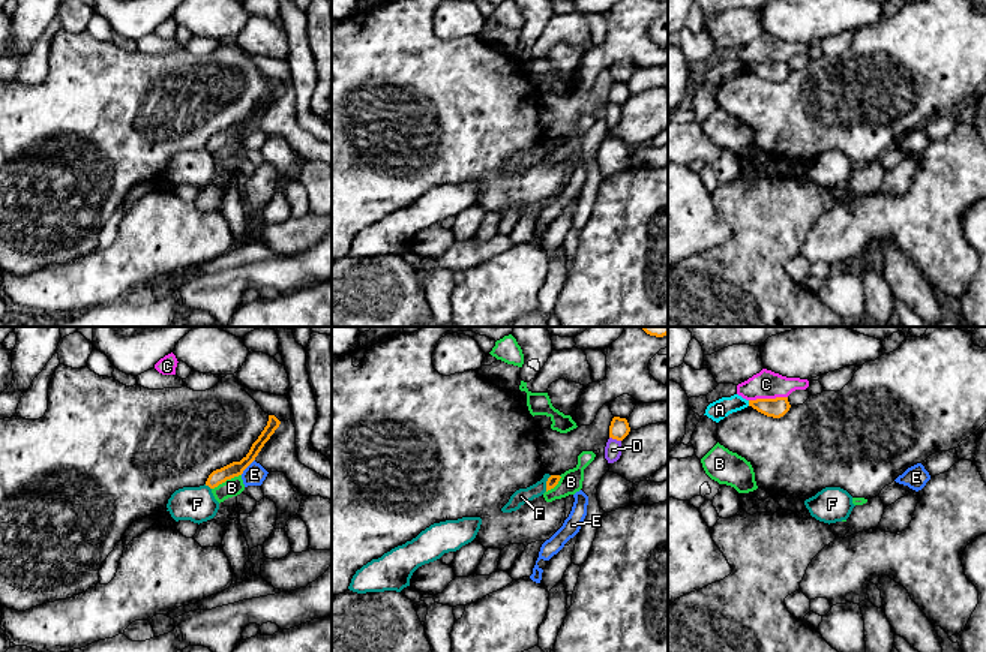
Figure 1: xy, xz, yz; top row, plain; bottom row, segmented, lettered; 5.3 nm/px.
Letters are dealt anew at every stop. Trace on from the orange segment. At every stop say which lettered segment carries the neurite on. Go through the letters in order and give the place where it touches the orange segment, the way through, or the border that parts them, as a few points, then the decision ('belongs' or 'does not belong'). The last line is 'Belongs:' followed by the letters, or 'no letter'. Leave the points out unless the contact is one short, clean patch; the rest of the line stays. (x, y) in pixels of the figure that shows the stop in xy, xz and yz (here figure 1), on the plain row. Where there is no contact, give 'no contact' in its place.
A: contact yz (749, 68); border yz (748, 65), (749, 69); does not belong
B: contact xy (225, 144); does not belong
C: contact yz (767, 63); border yz (787, 60), (749, 65); does not belong
D: contact xz (616, 102); border xz (610, 101), (620, 105); does not belong
E: contact xy (248, 129); does not belong
F: contact xz (547, 147); border xz (551, 140), (545, 155); does not belong
Belongs: no letter

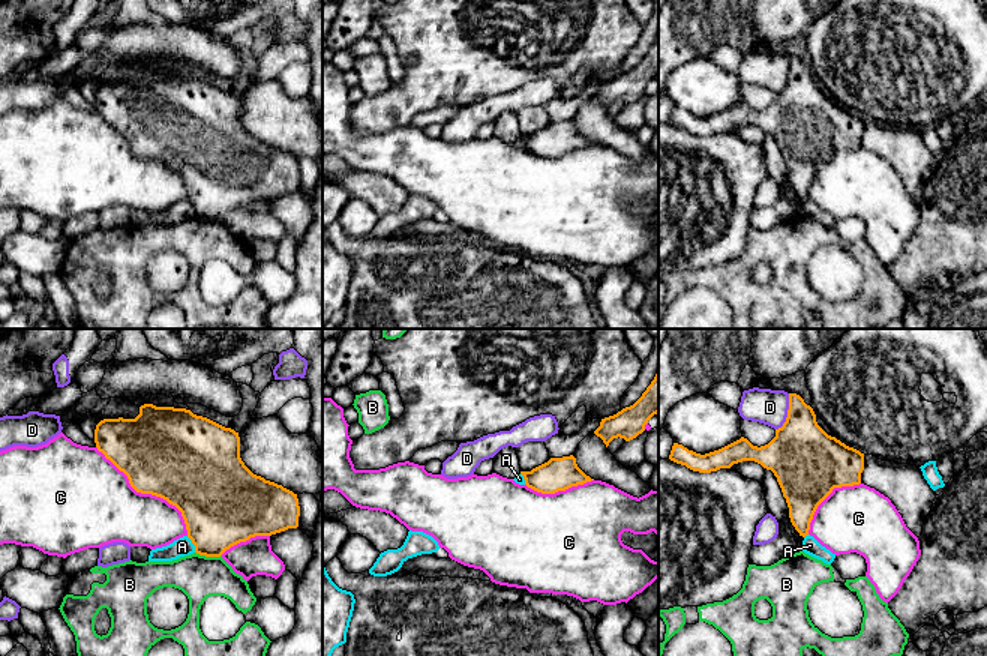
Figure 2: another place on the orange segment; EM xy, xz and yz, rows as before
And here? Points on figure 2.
A: contact xy (192, 206); border xy (186, 200), (195, 215); does not belong
B: contact xy (209, 219); does not belong
C: contact xy (147, 156); does not belong
D: contact yz (788, 77); does not belong
Belongs: no letter

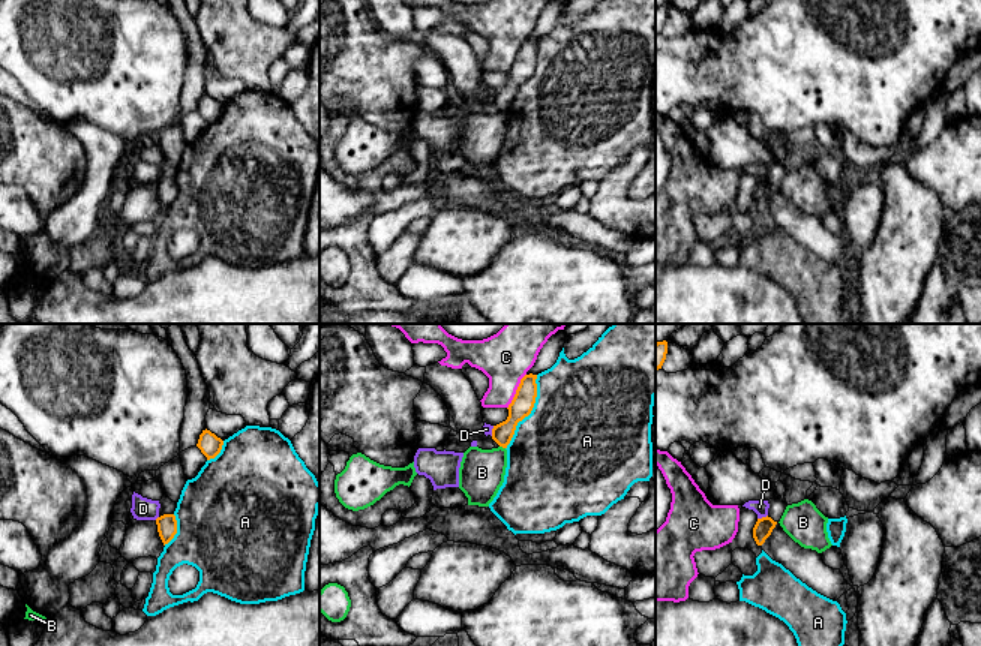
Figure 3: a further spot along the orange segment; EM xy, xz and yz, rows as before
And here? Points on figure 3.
A: contact xz (530, 77); does not belong
B: contact xz (503, 111); border xz (500, 110), (504, 113); does not belong
C: contact xz (516, 56); does not belong
D: contact yz (762, 182); does not belong
Belongs: no letter

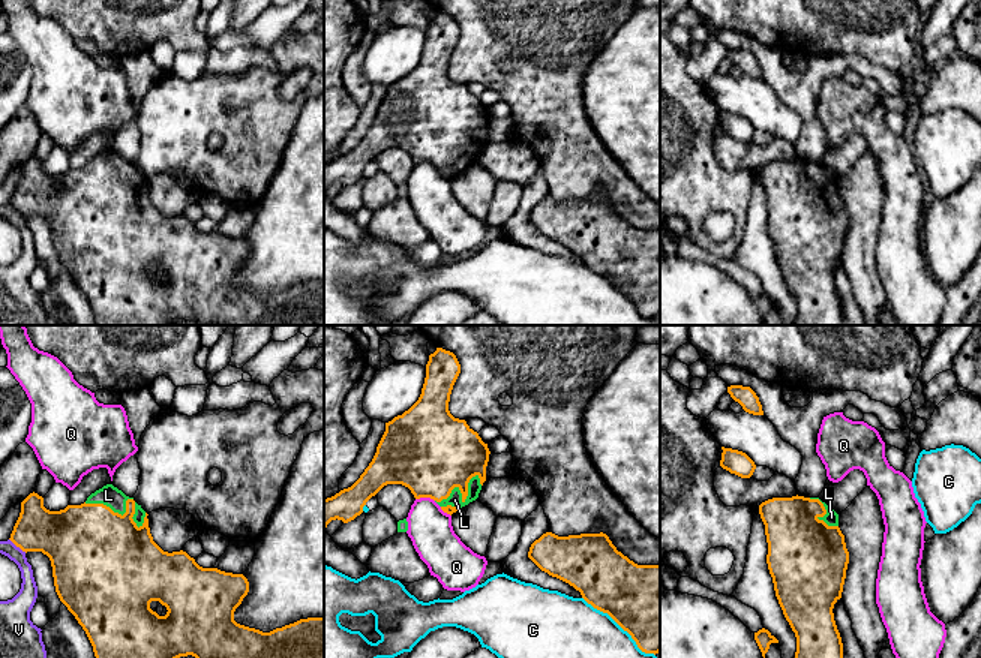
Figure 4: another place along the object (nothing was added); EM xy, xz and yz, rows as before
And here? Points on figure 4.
C: contact xz (620, 290); does not belong
L: contact xz (462, 161); belongs
Q: contact xz (425, 161); does not belong
V: contact xy (18, 210); does not belong
Belongs: L

